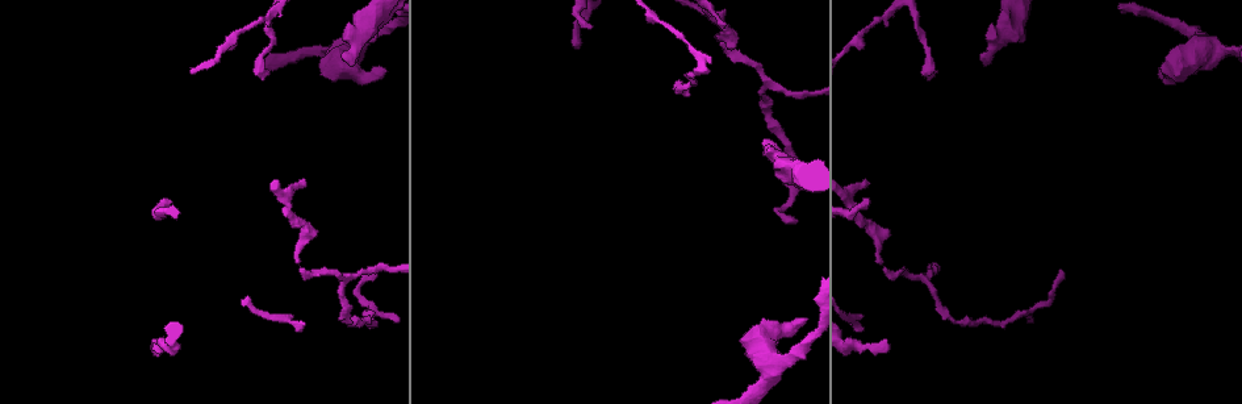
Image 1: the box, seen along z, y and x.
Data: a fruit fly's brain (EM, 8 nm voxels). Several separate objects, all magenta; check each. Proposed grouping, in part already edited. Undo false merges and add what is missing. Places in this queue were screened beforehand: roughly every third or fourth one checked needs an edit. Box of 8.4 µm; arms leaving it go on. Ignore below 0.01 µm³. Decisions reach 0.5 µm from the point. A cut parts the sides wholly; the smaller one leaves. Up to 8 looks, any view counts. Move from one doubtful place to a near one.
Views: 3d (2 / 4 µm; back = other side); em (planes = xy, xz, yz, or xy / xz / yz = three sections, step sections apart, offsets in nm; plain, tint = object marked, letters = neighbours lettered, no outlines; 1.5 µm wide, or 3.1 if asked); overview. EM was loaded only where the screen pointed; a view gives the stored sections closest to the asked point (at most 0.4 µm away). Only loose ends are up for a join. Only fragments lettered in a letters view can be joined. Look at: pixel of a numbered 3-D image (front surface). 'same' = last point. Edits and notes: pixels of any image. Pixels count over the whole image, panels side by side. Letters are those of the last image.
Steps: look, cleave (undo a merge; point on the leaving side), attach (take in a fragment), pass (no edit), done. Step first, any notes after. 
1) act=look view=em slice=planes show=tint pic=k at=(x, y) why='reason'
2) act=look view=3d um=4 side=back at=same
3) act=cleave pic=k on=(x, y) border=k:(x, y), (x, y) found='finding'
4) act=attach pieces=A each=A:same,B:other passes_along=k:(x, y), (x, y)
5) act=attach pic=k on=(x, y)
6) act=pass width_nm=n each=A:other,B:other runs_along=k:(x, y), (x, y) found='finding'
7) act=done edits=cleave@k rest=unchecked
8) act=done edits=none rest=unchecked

act=look view=3d um=2 pic=1 at=(347, 61) why='end of a long branch'

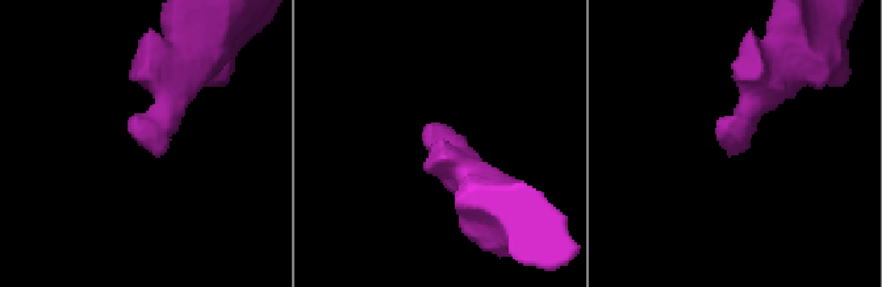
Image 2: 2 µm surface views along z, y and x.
act=look view=em slice=xy step=8 show=tint pic=2 at=(145, 148) why='need the tissue'

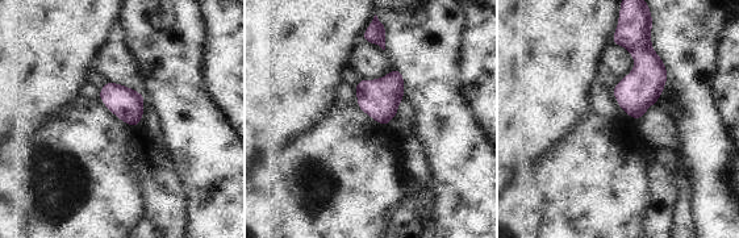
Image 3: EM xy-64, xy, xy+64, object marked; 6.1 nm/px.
act=look view=em slice=planes show=letters at=same why='cut it another way'

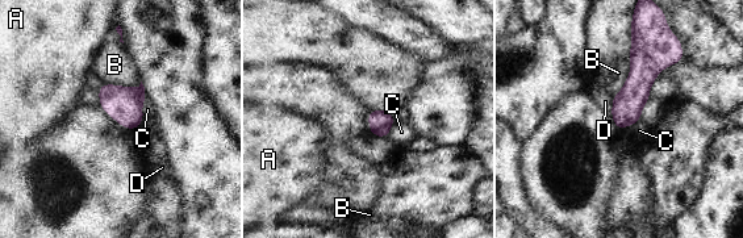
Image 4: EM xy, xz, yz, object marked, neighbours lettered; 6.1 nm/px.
act=pass each=A:other,B:other,C:other,D:other found='none of them fits'

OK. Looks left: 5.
act=look view=3d um=4 pic=1 at=(790, 329) why='calibre changes'

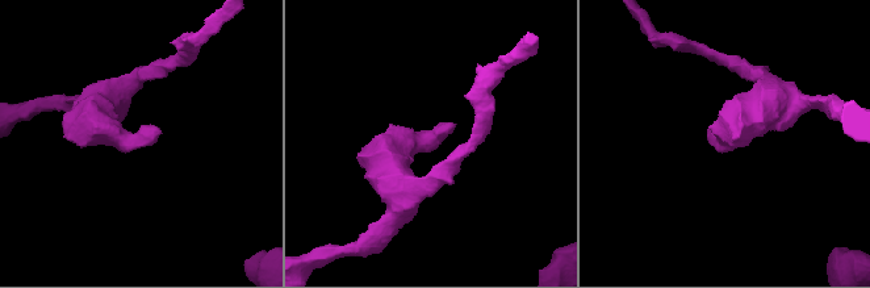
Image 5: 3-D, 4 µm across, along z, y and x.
act=look view=em slice=planes show=letters pic=5 at=(430, 140)

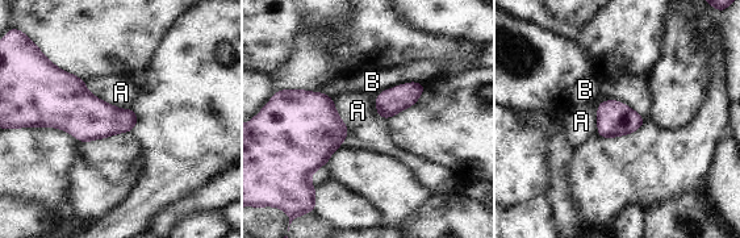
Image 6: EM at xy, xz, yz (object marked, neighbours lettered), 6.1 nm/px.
act=pass each=A:other,B:other found='all the same neuron'

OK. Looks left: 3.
act=look view=em slice=planes show=letters pic=1 at=(1058, 275) why='thin end'

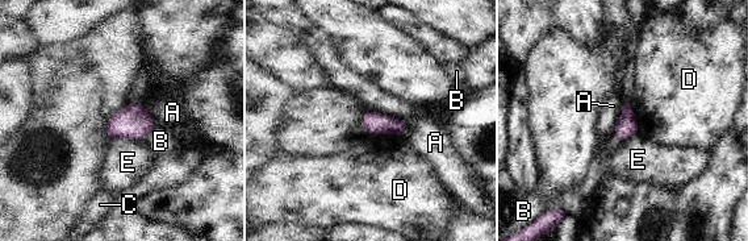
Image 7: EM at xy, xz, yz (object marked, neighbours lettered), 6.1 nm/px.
act=pass each=A:other,B:other,C:other,D:other,E:other border=7:(368, 109), (402, 120), (406, 132) found='no lettered fragment goes on from it'

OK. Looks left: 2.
act=done edits=none rest=unchecked

